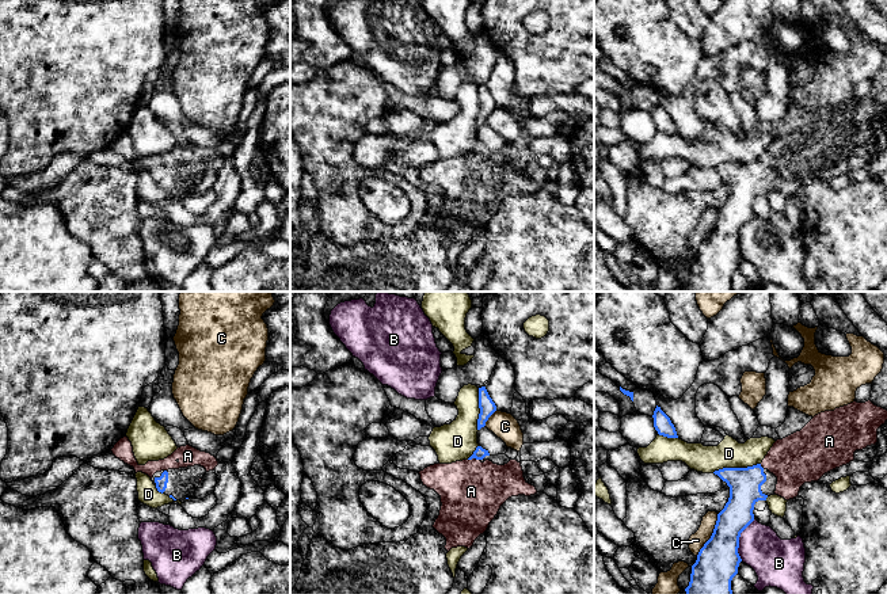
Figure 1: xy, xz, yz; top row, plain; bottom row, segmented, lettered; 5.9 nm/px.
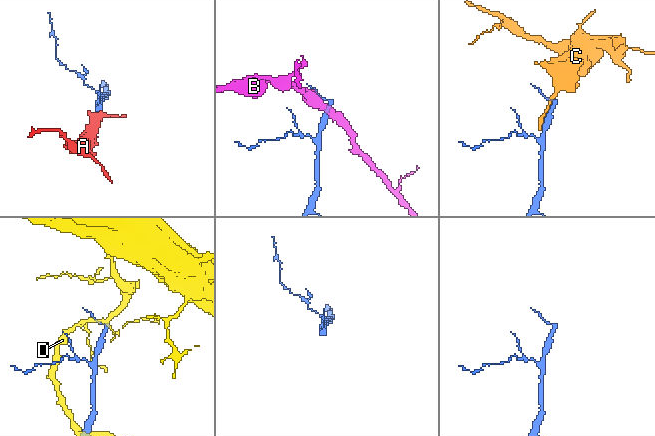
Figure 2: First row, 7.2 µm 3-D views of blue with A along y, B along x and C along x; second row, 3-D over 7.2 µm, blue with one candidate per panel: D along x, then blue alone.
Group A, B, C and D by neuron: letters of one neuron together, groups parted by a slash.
A / B / C / D

